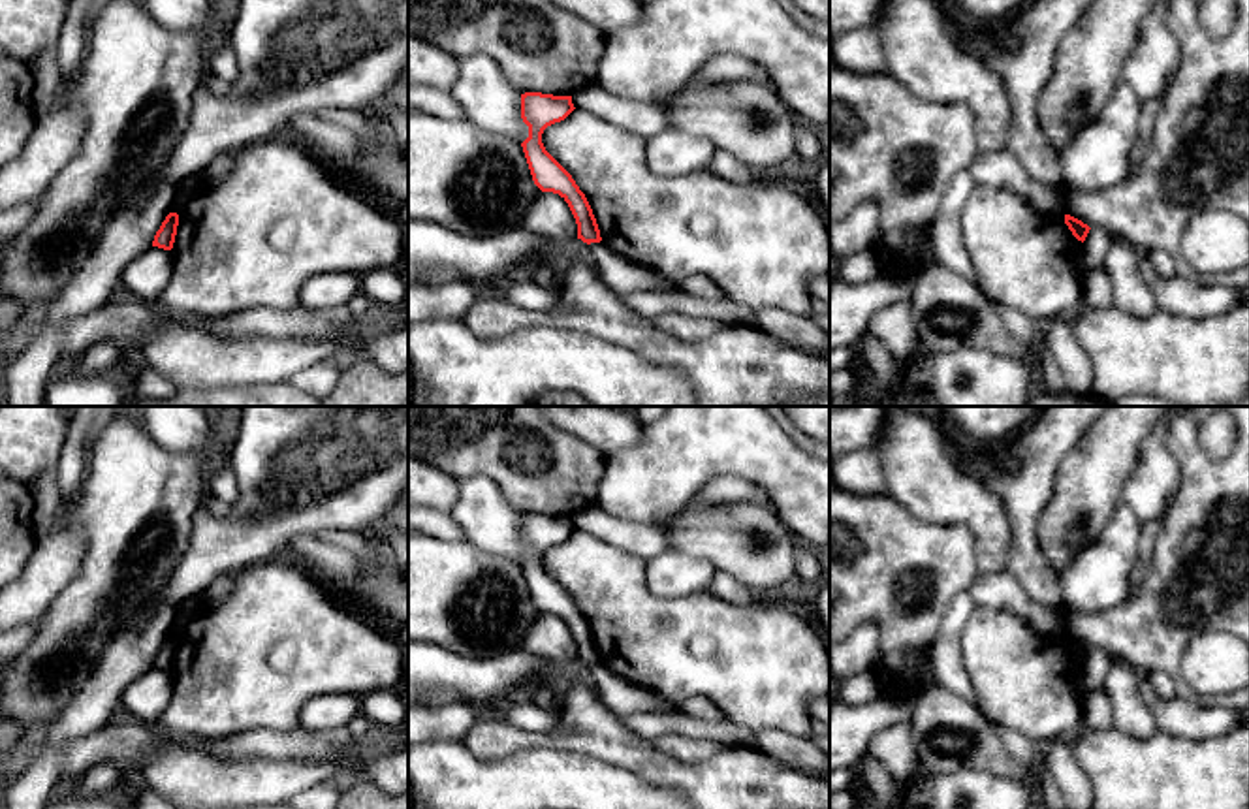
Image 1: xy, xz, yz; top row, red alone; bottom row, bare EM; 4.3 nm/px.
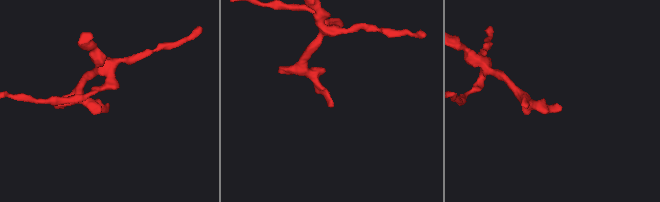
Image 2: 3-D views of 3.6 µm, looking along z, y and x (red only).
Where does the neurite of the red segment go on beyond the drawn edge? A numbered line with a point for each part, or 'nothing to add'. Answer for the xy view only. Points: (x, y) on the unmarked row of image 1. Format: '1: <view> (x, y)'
nothing to add

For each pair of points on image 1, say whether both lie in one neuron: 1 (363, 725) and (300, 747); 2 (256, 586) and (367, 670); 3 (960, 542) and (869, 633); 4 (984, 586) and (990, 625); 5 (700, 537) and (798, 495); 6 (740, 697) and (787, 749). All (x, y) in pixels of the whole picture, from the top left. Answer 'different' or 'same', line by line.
1: different
2: same
3: different
4: different
5: different
6: different

